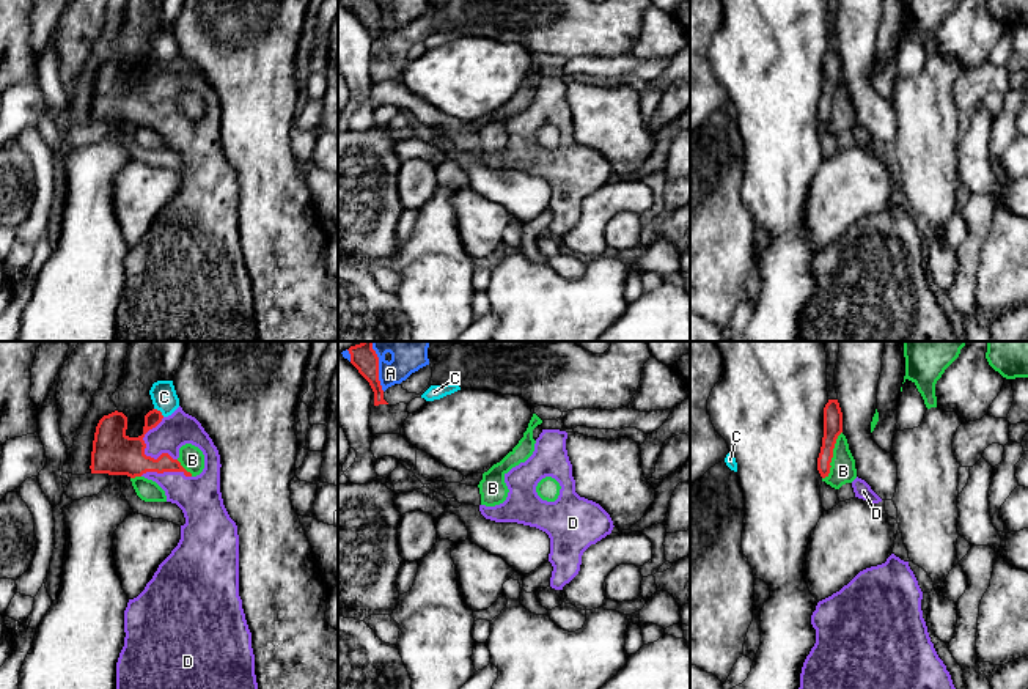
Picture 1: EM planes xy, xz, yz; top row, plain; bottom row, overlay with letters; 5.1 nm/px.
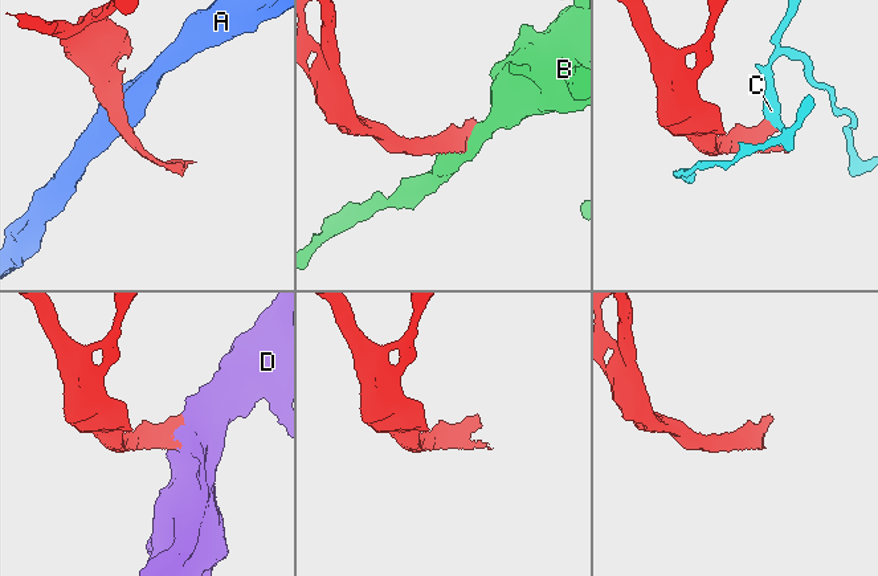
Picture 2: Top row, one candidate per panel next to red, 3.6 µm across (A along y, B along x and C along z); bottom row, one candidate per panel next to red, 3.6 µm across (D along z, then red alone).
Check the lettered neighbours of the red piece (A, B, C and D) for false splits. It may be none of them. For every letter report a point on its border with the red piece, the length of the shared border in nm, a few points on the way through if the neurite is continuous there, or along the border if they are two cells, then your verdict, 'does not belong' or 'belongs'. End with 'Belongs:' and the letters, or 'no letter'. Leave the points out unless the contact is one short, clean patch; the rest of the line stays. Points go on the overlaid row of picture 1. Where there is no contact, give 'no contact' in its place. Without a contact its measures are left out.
A: contact xz (378, 367); length 260 nm; border xz (371, 342), (378, 357), (378, 379), (384, 390); does not belong
B: contact yz (832, 455); length 260 nm; does not belong
C: contact xy (159, 411); length 70 nm; border xy (154, 408), (164, 416); does not belong
D: contact xy (143, 450); length 240 nm; belongs
Belongs: D

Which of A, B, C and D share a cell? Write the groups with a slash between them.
A / B / C / D

